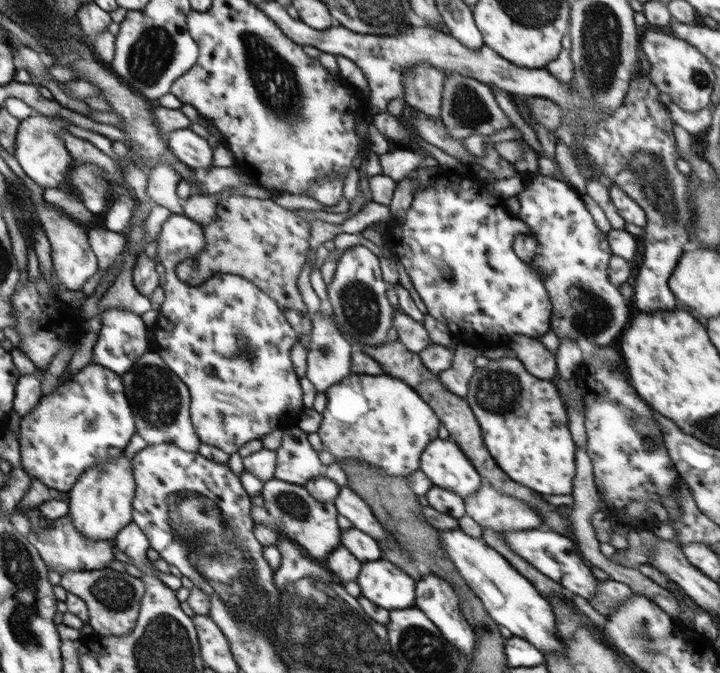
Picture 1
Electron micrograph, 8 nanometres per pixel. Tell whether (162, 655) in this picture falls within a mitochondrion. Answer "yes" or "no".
yes

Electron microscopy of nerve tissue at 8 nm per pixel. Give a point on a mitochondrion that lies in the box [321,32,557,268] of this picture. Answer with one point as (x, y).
(467, 110)

